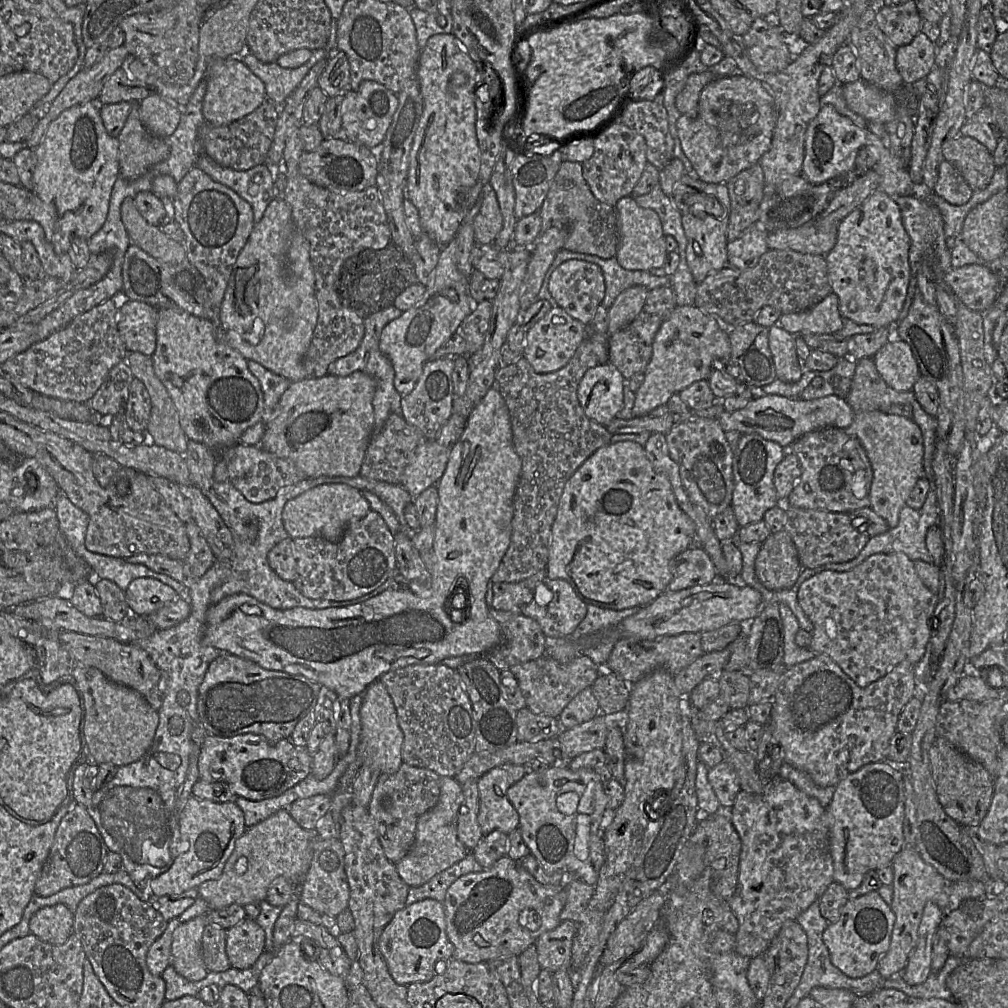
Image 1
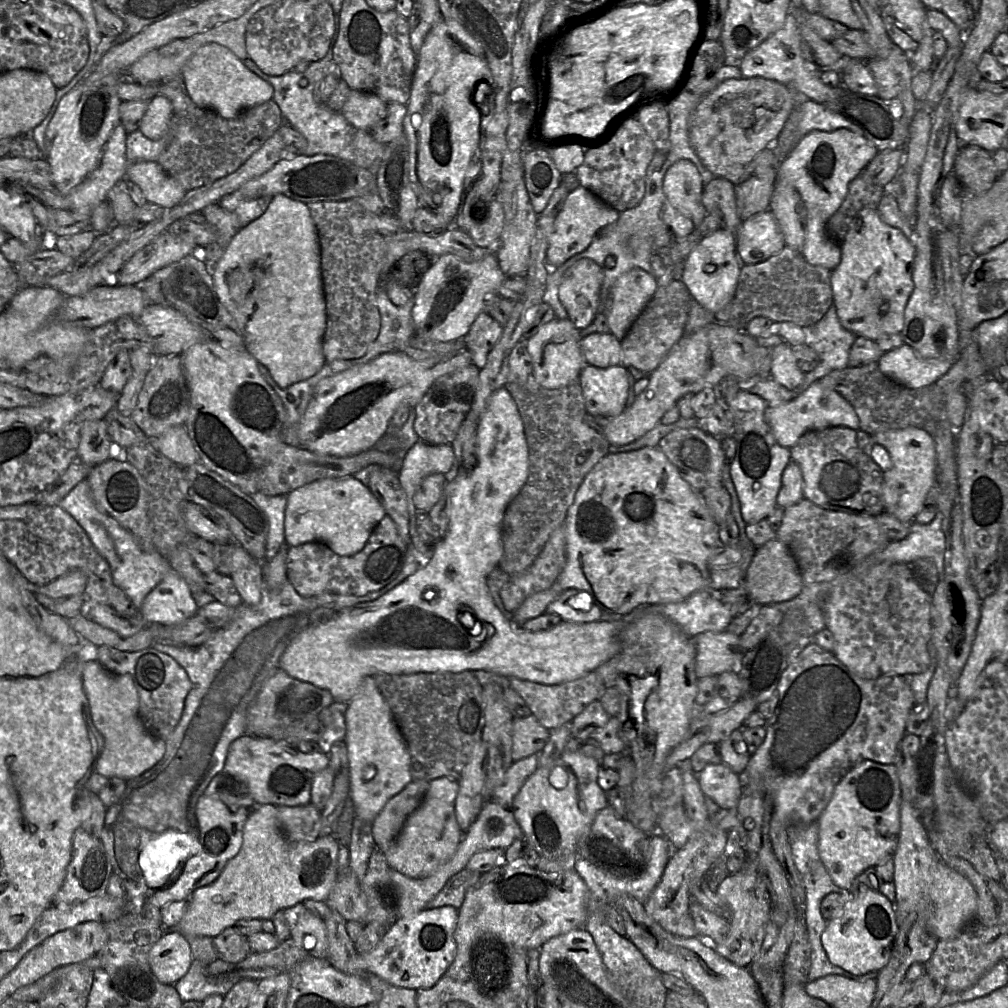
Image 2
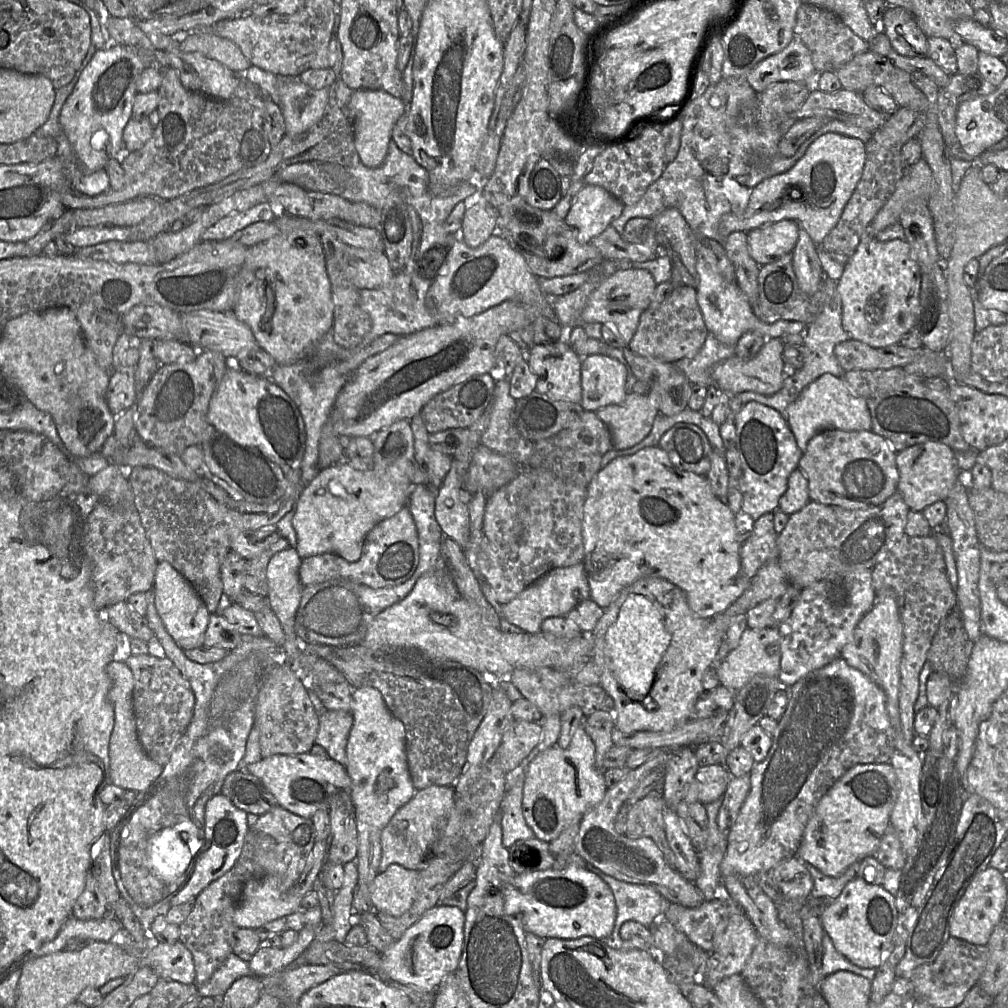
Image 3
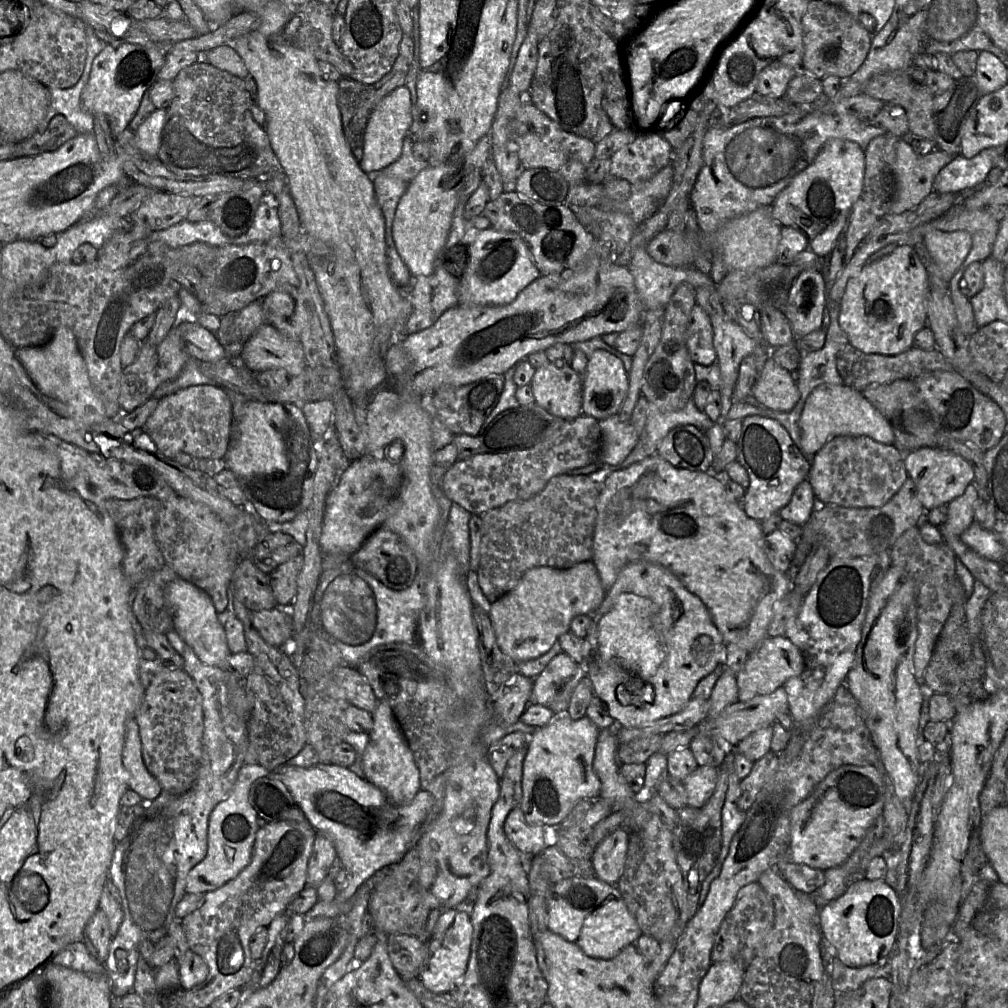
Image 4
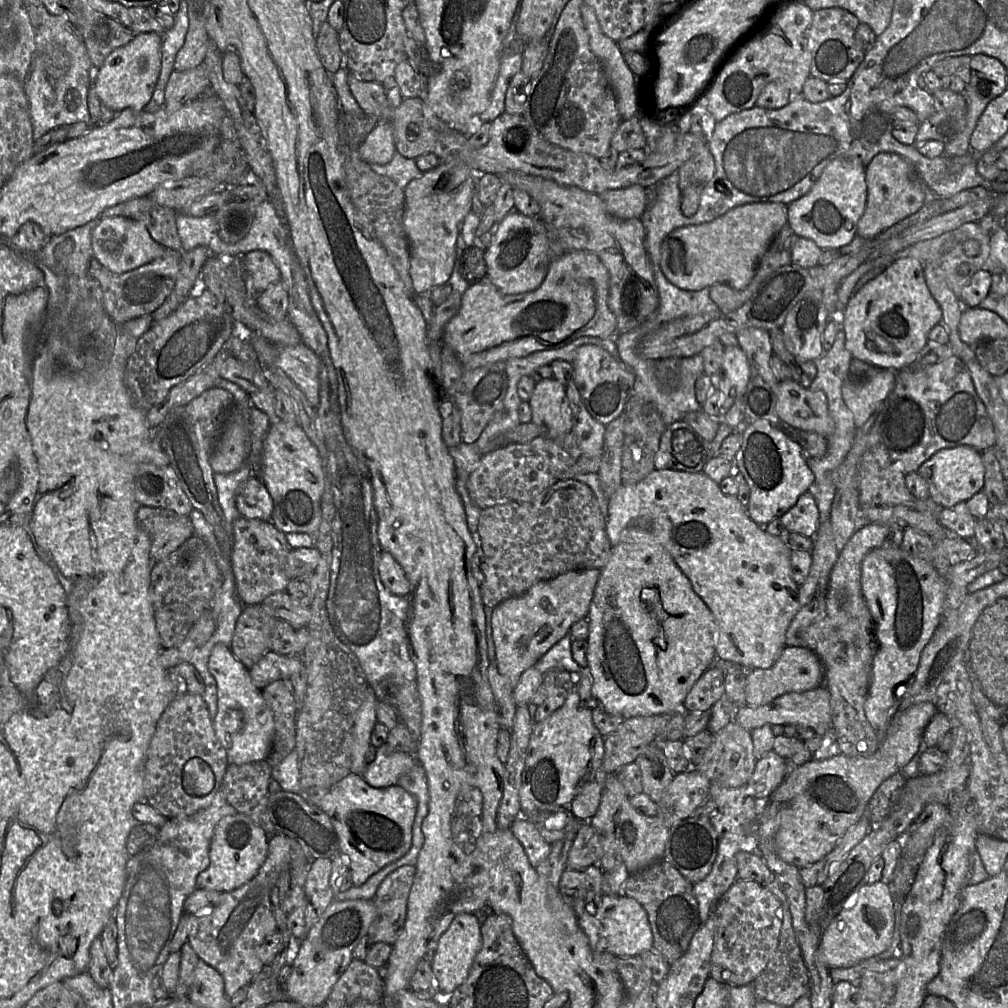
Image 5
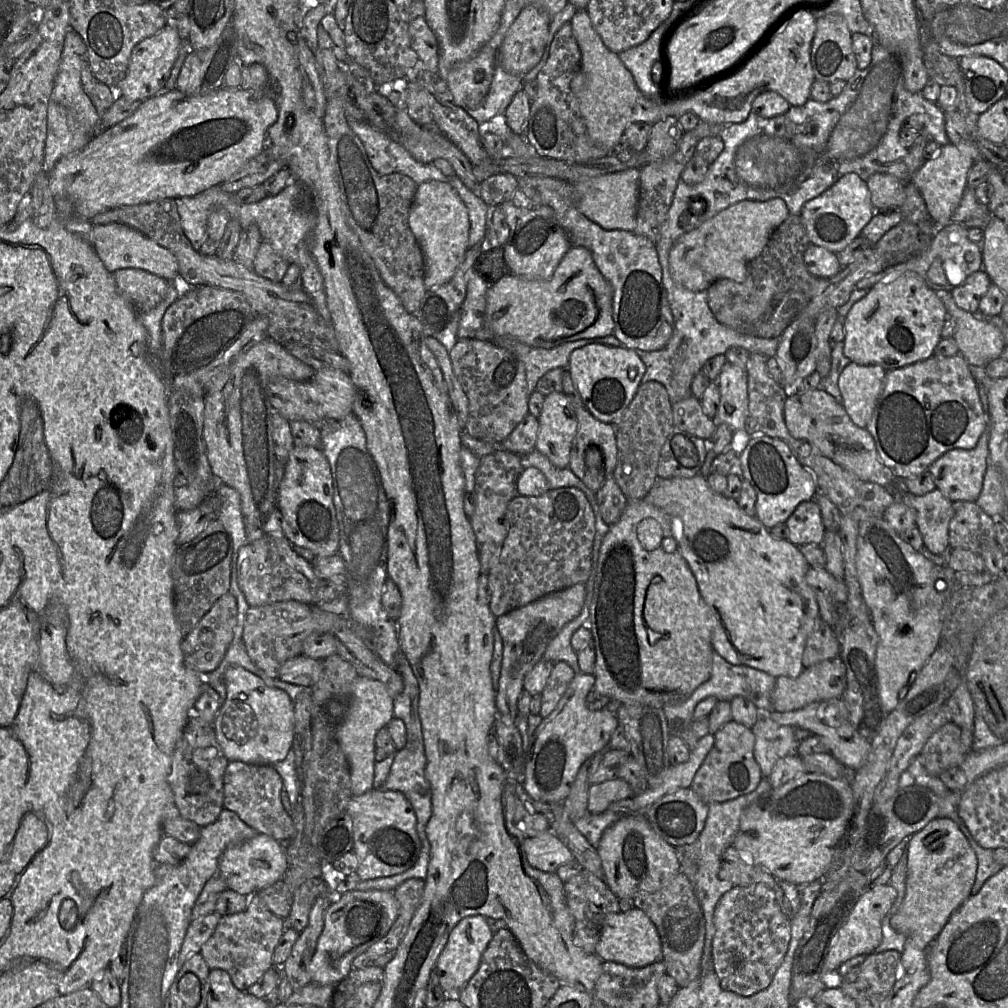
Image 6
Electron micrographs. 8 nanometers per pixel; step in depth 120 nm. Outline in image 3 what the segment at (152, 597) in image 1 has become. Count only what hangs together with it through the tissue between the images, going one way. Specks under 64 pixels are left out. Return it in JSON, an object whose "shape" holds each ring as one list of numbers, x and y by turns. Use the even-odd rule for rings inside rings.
{"shape":[[158,562,154,581,155,608,165,628,183,650,204,646,210,612,194,587,170,563]]}

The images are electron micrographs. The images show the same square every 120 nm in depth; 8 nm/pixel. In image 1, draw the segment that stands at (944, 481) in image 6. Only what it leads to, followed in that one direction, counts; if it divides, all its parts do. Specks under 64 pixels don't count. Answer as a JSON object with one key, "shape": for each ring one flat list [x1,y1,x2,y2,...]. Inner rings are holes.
{"shape":[[882,411,856,412,853,422,844,429,845,432,857,438,865,449,873,470,870,488,870,508,884,518,890,528,897,526,899,513,906,505,907,498,919,478,924,475,924,445,919,426,908,417,890,414]]}

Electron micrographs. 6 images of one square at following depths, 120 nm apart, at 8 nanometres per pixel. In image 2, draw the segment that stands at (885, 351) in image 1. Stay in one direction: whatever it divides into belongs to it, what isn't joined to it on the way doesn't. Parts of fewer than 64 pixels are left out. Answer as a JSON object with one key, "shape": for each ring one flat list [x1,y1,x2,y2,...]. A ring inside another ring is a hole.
{"shape":[[904,343,884,352,877,364,883,374,908,388,923,388,933,385,945,375,956,359,923,358]]}

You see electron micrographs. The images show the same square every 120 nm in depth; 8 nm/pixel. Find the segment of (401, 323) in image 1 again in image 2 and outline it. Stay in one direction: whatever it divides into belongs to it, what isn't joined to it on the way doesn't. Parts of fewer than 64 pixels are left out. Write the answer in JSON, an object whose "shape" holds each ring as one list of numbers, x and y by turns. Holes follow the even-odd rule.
{"shape":[[449,253,434,259,415,290,412,319,416,334,440,342,462,341,478,315,485,311,486,296,497,295,506,278,495,253,476,262,466,262]]}

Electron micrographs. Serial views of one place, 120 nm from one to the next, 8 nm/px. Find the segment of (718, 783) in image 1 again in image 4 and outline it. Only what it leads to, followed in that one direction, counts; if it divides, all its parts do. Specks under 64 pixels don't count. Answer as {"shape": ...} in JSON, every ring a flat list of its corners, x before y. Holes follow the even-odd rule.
{"shape":[[697,767,682,783,687,793,687,806,701,808,710,799,716,788,717,768]]}

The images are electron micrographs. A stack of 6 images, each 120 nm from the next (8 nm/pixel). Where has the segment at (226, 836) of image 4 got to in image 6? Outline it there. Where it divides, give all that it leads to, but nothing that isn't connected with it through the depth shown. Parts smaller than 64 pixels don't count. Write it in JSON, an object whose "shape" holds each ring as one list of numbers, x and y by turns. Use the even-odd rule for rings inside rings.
{"shape":[[259,833,252,839,228,847,219,860,218,875,227,884,229,890,250,895,281,880,288,869,285,850,272,837]]}

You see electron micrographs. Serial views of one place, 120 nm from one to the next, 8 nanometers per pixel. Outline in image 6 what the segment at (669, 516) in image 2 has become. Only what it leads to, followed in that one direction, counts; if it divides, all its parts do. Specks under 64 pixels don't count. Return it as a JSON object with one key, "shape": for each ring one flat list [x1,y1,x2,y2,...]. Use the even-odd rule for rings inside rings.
{"shape":[[698,474,691,478,661,478,658,477,644,500,653,504,668,514,672,520,672,530,679,544,679,549,689,567,691,568,699,587,701,596,709,606,712,613,712,645,716,653,733,665,744,665,766,672,777,678,780,676,797,677,805,669,803,666,803,653,807,639,812,633,820,616,819,606,815,594,806,581,806,574,811,567,800,548,788,539,777,539,770,533,757,517,748,515,738,504,736,499,728,498,713,491,707,478]]}

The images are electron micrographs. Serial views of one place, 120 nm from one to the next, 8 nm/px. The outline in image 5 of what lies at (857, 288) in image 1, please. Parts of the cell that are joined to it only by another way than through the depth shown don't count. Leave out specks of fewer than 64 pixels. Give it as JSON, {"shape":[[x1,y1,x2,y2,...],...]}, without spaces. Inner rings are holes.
{"shape":[[903,257,893,262,850,297,842,315,845,346,853,358,898,372,915,360,927,344,930,330,939,324,941,319,941,307,927,286,922,264,916,258]]}

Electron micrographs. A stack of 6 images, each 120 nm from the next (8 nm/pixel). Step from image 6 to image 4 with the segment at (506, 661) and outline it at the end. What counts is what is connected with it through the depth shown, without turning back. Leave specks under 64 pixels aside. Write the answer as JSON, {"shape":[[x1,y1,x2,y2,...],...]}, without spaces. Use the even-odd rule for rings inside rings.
{"shape":[[592,561,566,569,531,568,514,589,490,606,489,616,498,646,516,663,538,658,551,649,560,635,570,630,575,616,595,612,604,596,605,590]]}

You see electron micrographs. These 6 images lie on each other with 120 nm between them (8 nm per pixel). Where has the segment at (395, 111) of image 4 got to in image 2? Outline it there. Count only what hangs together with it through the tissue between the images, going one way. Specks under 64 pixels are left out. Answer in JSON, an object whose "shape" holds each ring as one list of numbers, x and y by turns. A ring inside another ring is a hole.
{"shape":[[351,90,341,113,356,129,370,132,375,124,386,117,387,104,373,93]]}

